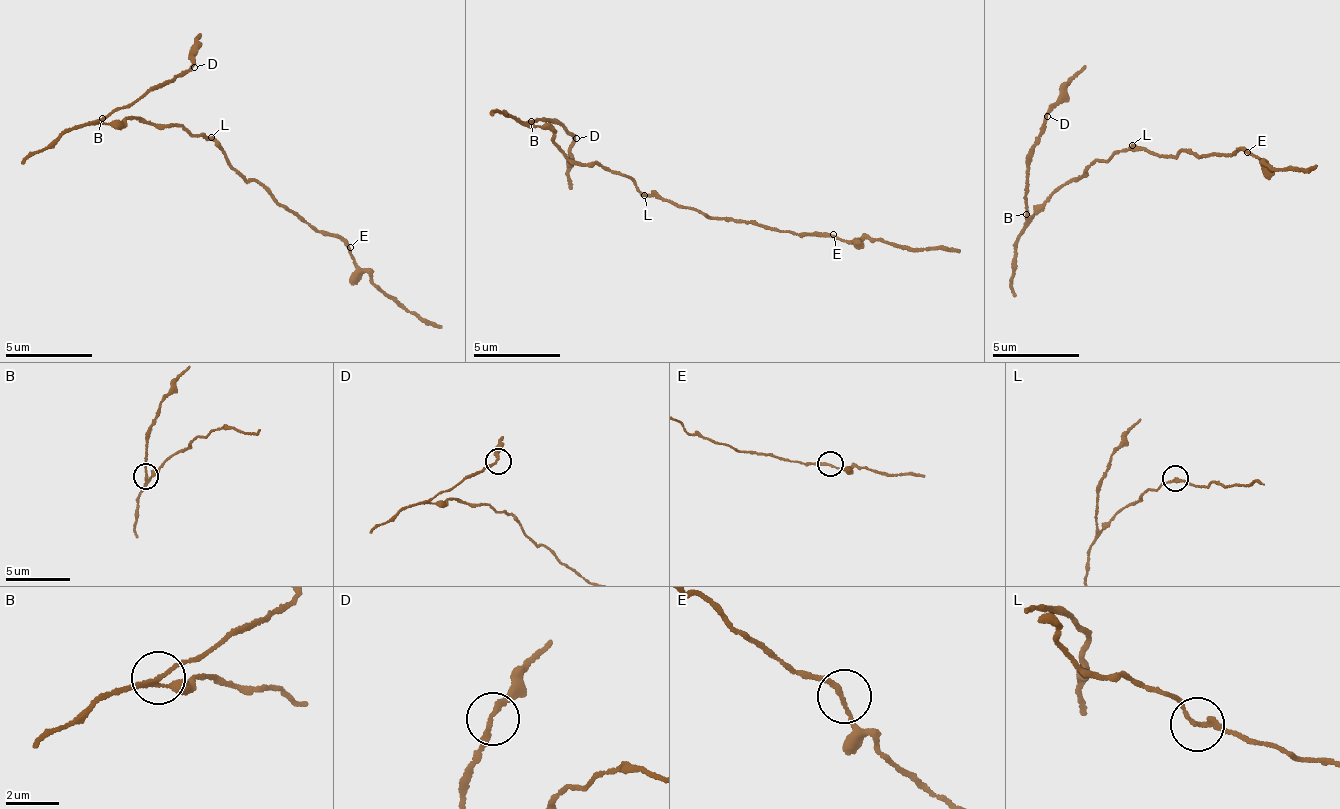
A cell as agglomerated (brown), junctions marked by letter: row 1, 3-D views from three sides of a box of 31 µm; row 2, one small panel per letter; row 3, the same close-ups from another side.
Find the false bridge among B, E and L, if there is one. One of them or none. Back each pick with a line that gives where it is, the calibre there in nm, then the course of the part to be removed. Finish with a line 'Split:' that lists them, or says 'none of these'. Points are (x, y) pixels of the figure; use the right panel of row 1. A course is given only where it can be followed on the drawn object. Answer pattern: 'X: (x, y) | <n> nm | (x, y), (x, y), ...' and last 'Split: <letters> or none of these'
B: (1026, 214) | 150 nm | (1025, 213), (1029, 164), (1045, 118), (1063, 84), (1087, 65)
Split: B

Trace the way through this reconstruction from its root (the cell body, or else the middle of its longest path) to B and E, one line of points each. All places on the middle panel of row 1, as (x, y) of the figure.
B: (646, 193), (639, 192), (630, 176), (596, 164), (569, 162), (558, 151), (552, 129), (529, 120)
E: (646, 193), (721, 221), (743, 219), (804, 238), (810, 233), (833, 234)

